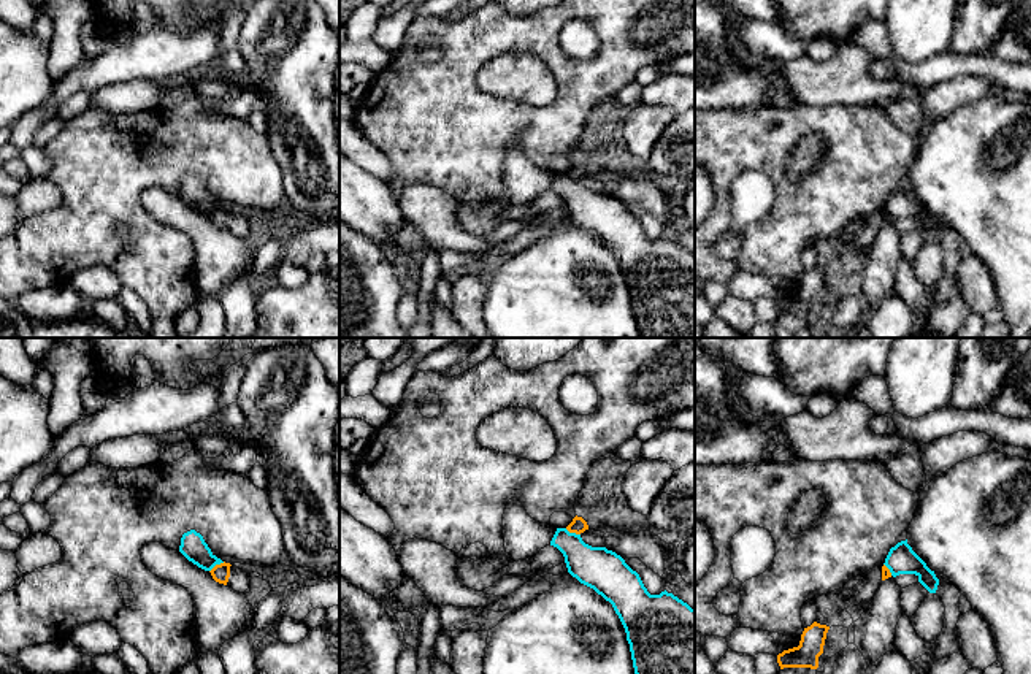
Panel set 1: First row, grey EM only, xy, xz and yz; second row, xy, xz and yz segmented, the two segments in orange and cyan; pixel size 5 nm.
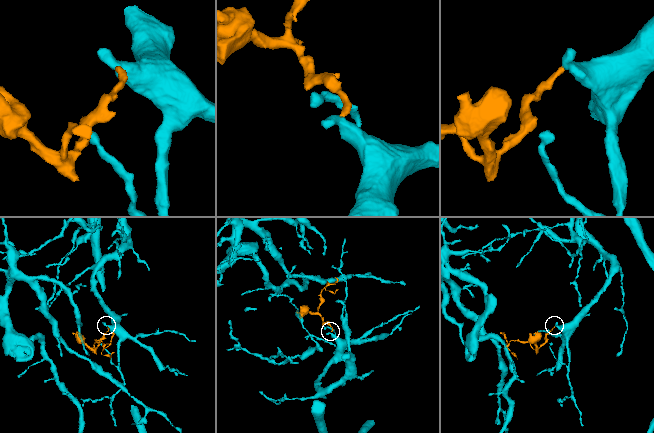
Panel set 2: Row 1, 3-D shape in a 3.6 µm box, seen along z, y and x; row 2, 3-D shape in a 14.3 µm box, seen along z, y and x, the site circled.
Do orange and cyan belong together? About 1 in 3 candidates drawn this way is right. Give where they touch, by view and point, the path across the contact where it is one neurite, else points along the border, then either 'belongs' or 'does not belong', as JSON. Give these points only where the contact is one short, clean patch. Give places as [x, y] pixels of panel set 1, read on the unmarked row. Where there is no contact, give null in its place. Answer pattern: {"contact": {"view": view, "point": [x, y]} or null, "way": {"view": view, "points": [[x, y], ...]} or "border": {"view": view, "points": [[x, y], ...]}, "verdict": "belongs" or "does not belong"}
{"contact": {"view": "xy", "point": [216, 210]}, "border": {"view": "xy", "points": [[224, 206], [210, 216]]}, "verdict": "does not belong"}

